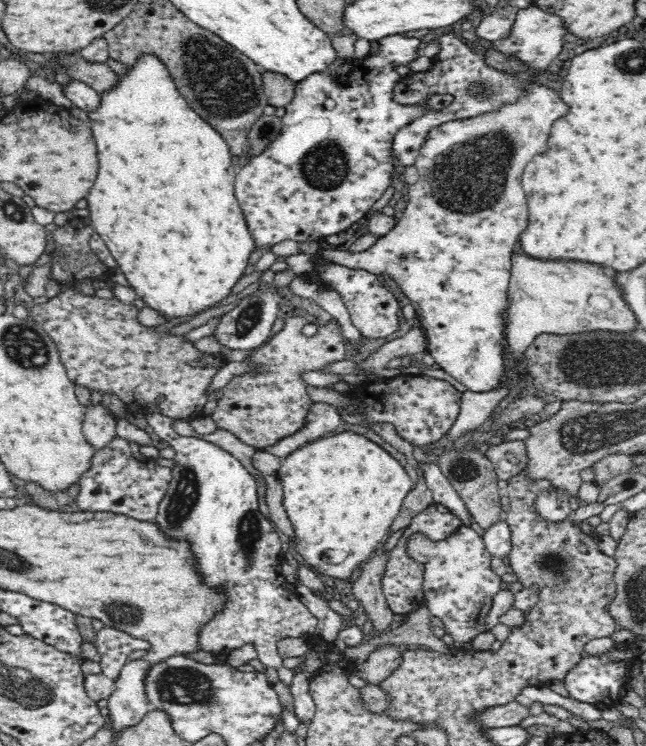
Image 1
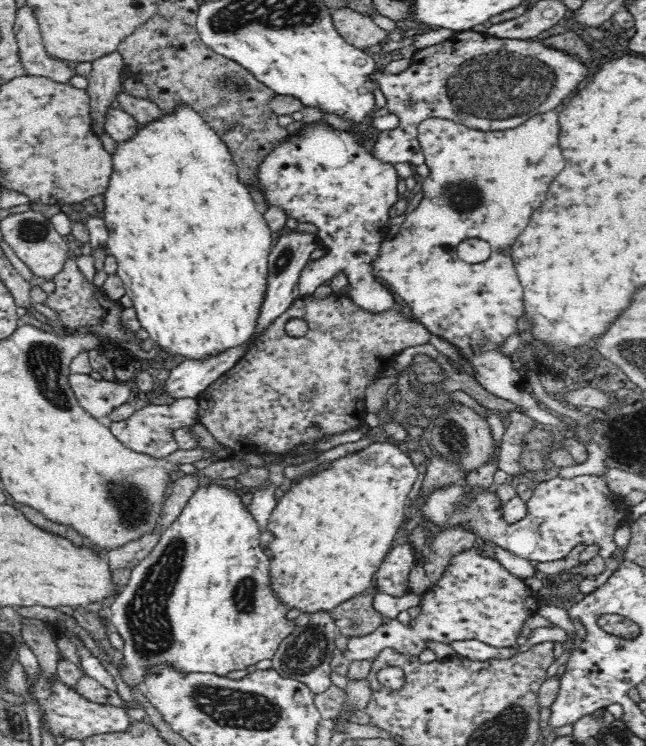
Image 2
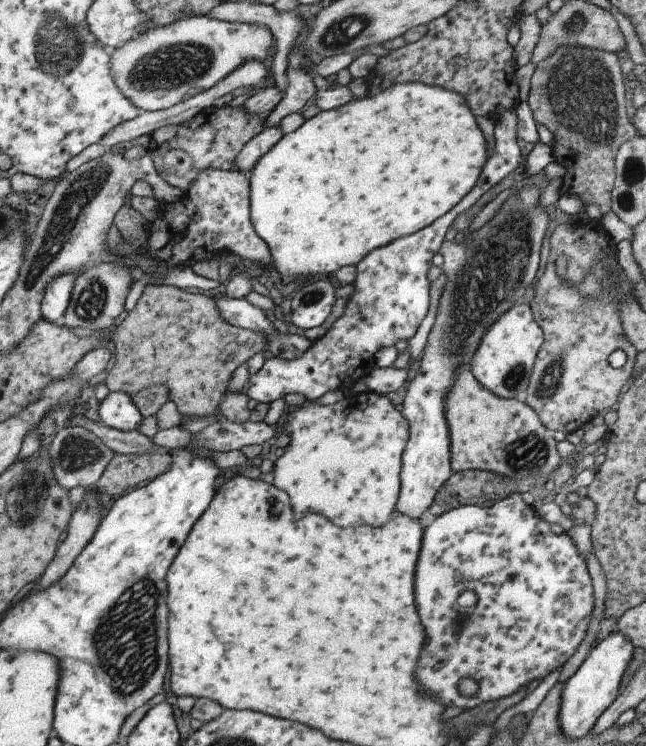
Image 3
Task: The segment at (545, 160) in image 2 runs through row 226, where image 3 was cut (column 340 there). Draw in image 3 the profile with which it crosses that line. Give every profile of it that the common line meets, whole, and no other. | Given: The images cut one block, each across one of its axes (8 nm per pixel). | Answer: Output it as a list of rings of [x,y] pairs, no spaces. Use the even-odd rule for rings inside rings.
[[[366,392],[329,406],[304,403],[287,416],[283,431],[290,435],[290,442],[284,454],[275,460],[269,476],[275,488],[287,492],[293,520],[301,518],[305,512],[319,512],[337,526],[359,522],[381,526],[390,520],[399,493],[401,454],[409,439],[409,426],[386,395]]]

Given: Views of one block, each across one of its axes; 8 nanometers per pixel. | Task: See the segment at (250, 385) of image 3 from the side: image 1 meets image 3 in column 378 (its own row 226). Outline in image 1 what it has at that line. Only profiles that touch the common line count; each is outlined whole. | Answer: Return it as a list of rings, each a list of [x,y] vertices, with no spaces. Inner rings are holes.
[[[404,33],[390,34],[390,36],[378,39],[377,49],[371,51],[372,49],[370,48],[370,52],[364,58],[358,61],[348,59],[350,68],[346,75],[346,80],[341,80],[337,74],[333,75],[326,68],[326,70],[318,70],[318,72],[310,74],[308,78],[303,78],[300,82],[295,83],[294,96],[292,96],[292,100],[285,106],[285,114],[281,117],[282,130],[280,134],[262,154],[248,160],[246,166],[238,172],[235,179],[235,196],[240,204],[240,208],[242,208],[248,231],[255,243],[255,249],[252,251],[261,249],[265,253],[270,251],[276,244],[285,240],[296,241],[301,244],[315,240],[320,241],[325,237],[330,237],[332,234],[341,234],[342,231],[347,230],[354,222],[366,215],[371,210],[371,207],[374,206],[376,200],[379,200],[388,188],[392,187],[394,179],[393,172],[396,171],[392,150],[394,135],[402,130],[403,126],[408,126],[412,121],[424,116],[429,111],[438,112],[447,108],[454,100],[452,94],[430,94],[426,100],[422,100],[418,104],[398,104],[394,100],[394,87],[402,79],[396,68],[398,66],[409,66],[413,60],[421,56],[422,52],[418,49],[419,44],[420,40],[410,38]]]

